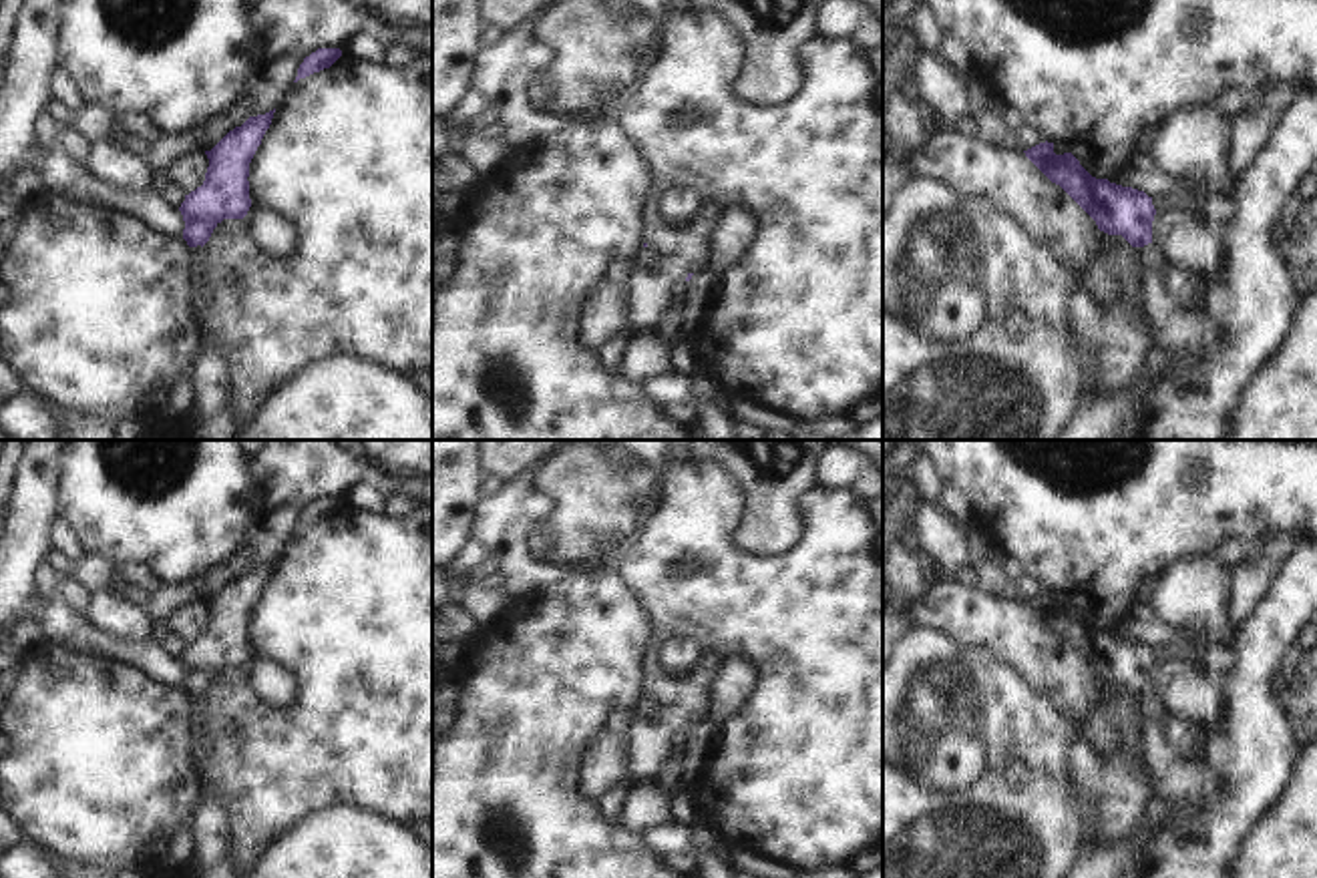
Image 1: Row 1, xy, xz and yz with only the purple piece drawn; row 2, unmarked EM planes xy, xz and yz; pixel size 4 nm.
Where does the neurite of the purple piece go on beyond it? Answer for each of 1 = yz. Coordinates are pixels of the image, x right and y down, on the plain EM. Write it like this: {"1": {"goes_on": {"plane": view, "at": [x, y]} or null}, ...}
{"1": {"goes_on": {"plane": "yz", "at": [1187, 782]}}}

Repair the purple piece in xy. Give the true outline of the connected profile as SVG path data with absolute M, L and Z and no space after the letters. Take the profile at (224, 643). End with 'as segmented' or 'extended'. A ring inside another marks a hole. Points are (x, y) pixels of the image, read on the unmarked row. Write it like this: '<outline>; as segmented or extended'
M273 561L249 567L229 581L211 601L205 601L209 617L201 637L185 645L179 661L185 671L183 689L191 703L193 751L197 735L205 727L207 711L203 695L223 669L243 669L251 657L249 613L271 575Z; extended

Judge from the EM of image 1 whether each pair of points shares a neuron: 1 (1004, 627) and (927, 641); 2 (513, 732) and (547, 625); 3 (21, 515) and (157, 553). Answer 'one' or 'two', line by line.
1: two
2: one
3: two

